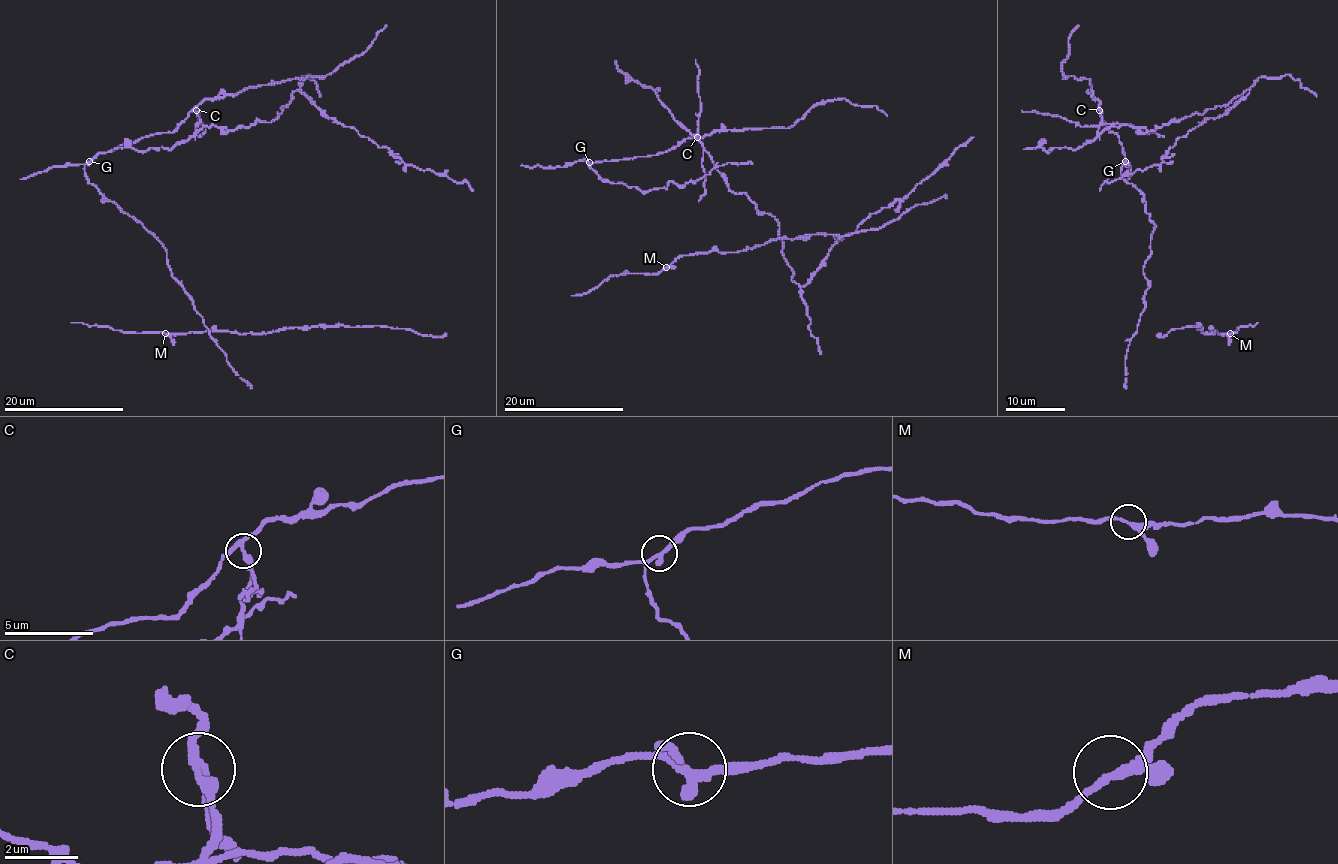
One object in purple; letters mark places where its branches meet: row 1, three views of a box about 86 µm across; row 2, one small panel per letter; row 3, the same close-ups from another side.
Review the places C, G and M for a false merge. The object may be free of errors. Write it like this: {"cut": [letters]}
{"cut": ["C"]}

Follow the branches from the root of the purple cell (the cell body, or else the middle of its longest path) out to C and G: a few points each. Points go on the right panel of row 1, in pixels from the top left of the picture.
C: (1120, 144), (1117, 134), (1111, 132), (1099, 110)
G: (1120, 144), (1125, 161)

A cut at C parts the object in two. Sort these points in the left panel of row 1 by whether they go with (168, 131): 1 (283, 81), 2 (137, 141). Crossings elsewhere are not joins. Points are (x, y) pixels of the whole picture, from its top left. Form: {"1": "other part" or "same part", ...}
{"1": "same part", "2": "same part"}

